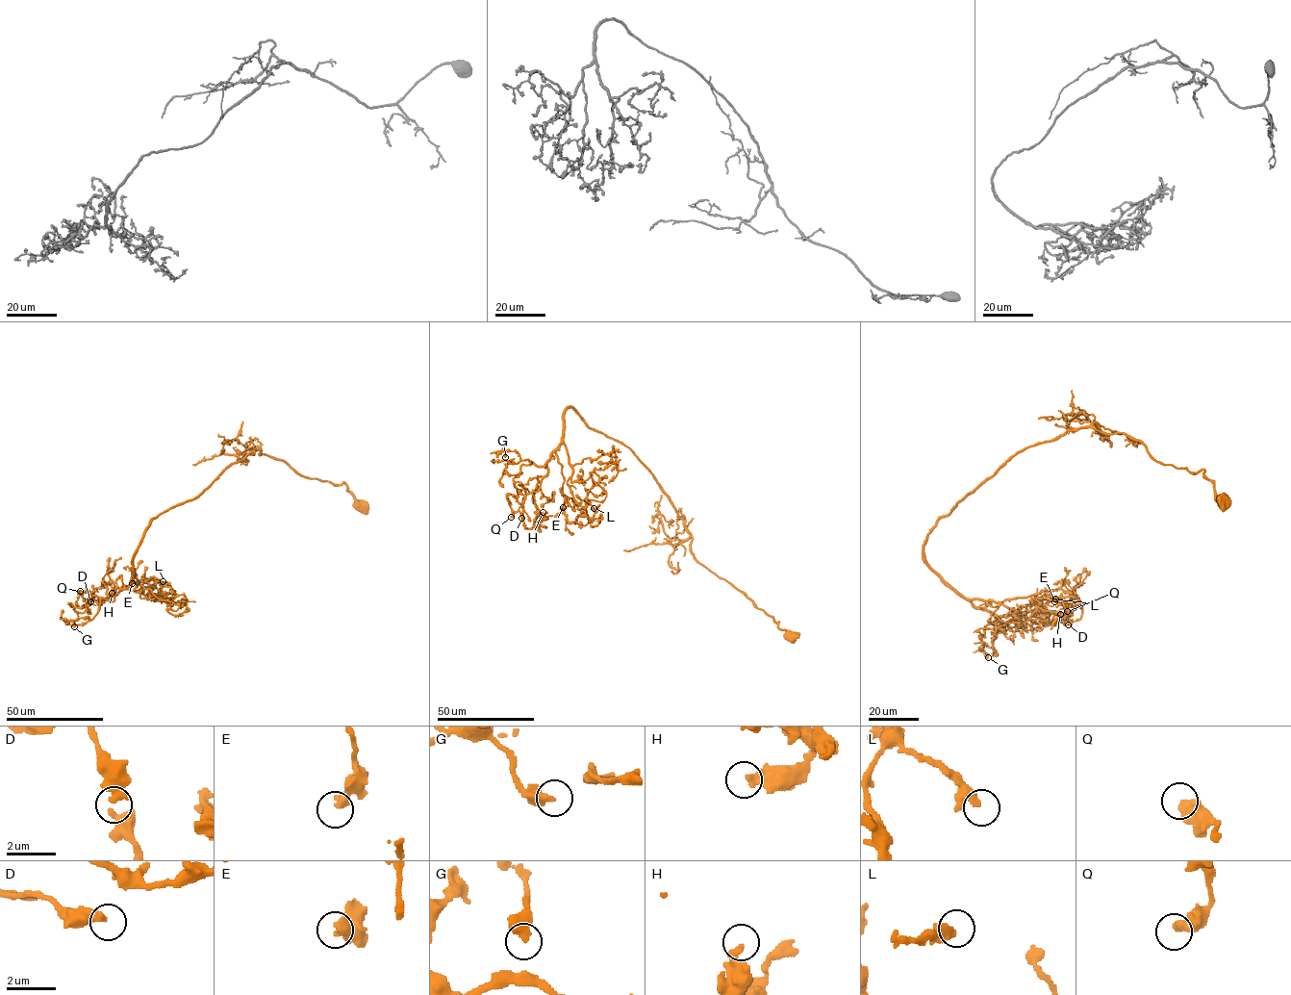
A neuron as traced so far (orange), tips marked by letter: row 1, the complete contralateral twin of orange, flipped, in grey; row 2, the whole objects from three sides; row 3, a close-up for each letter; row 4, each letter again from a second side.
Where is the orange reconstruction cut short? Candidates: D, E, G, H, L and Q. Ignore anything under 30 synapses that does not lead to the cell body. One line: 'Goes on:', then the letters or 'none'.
Goes on: none

